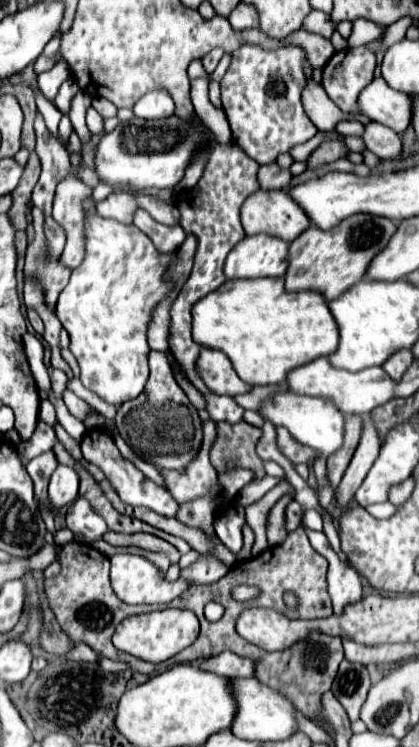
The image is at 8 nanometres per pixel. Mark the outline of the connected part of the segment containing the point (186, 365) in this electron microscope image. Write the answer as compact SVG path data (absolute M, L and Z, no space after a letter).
M221 143L221 145L217 145L217 149L213 149L197 185L193 189L181 191L177 195L177 203L175 203L179 209L179 225L183 227L183 231L187 235L197 237L197 251L195 251L193 271L191 271L189 279L185 281L185 285L181 287L177 299L171 305L169 347L175 355L175 359L179 361L179 365L183 367L183 371L187 373L191 385L205 397L207 413L215 423L241 421L243 407L239 407L235 403L235 399L229 395L217 395L217 393L209 391L207 385L201 381L201 375L197 373L197 357L199 357L201 345L195 343L191 337L191 307L201 297L219 289L227 281L225 273L223 273L223 263L225 263L229 251L245 237L245 231L239 221L239 209L251 193L261 189L261 185L257 181L257 169L259 169L259 163L249 159L235 143Z

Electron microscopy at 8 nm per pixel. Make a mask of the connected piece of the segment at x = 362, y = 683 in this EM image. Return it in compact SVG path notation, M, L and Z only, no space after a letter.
M345 659L339 667L339 673L337 673L335 681L333 681L331 693L347 709L349 719L357 721L359 713L361 713L361 705L367 699L369 687L371 687L371 679L369 679L369 673L367 673L365 665L351 663L351 661Z

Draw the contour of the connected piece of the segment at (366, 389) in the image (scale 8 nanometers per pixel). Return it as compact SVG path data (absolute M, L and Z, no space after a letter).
M319 357L311 361L309 365L303 365L299 369L293 369L287 375L287 383L293 393L299 395L323 395L335 401L335 405L345 413L345 415L367 415L375 407L381 407L389 399L397 397L397 385L391 381L391 377L383 371L383 367L369 367L357 373L337 369L329 365L327 357Z

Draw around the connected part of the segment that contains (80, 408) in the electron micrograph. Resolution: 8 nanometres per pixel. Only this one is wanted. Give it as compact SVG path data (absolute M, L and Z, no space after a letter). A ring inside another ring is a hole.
M65 389L65 393L63 393L63 401L65 401L65 405L67 405L67 409L77 417L77 419L85 419L87 417L87 413L89 413L89 405L85 405L77 395L73 395L71 393L71 389Z

